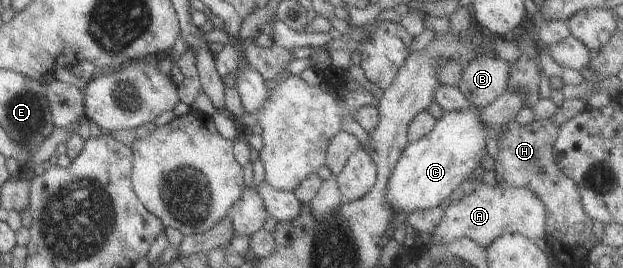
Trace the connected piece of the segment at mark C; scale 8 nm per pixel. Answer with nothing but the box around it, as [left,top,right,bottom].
[384,105,491,212]

